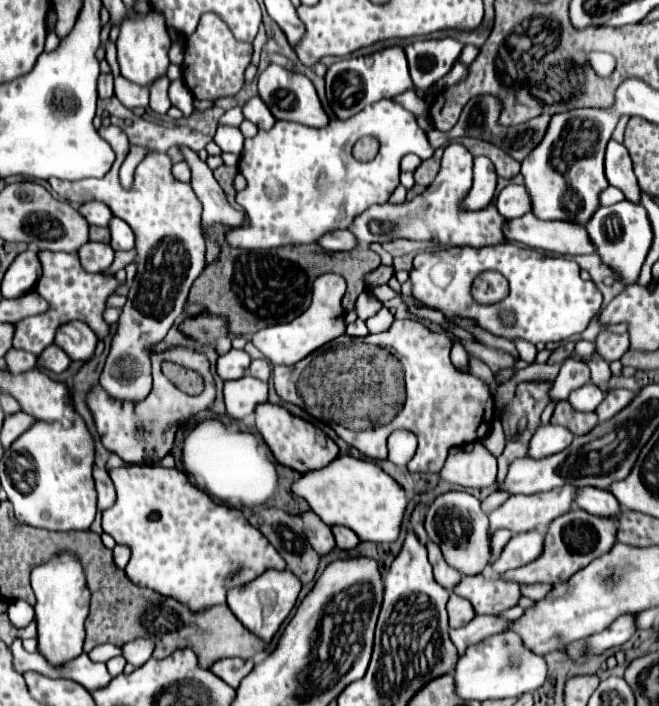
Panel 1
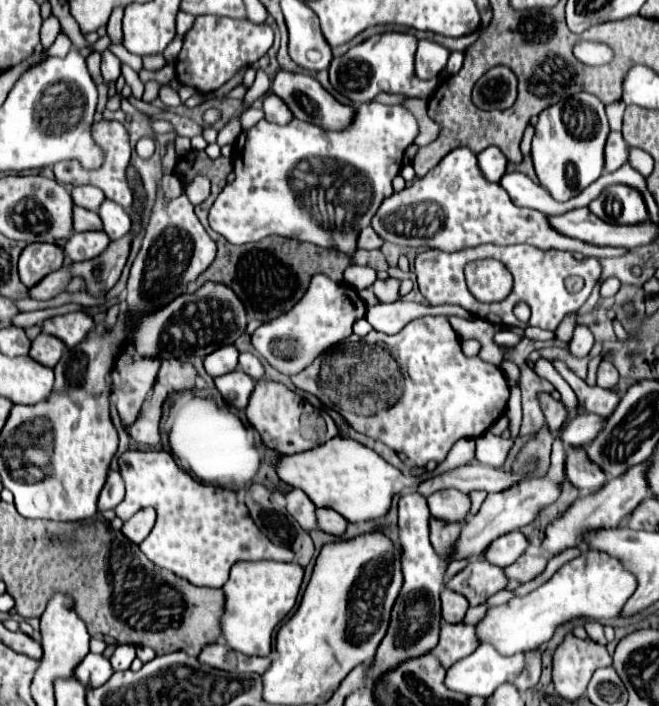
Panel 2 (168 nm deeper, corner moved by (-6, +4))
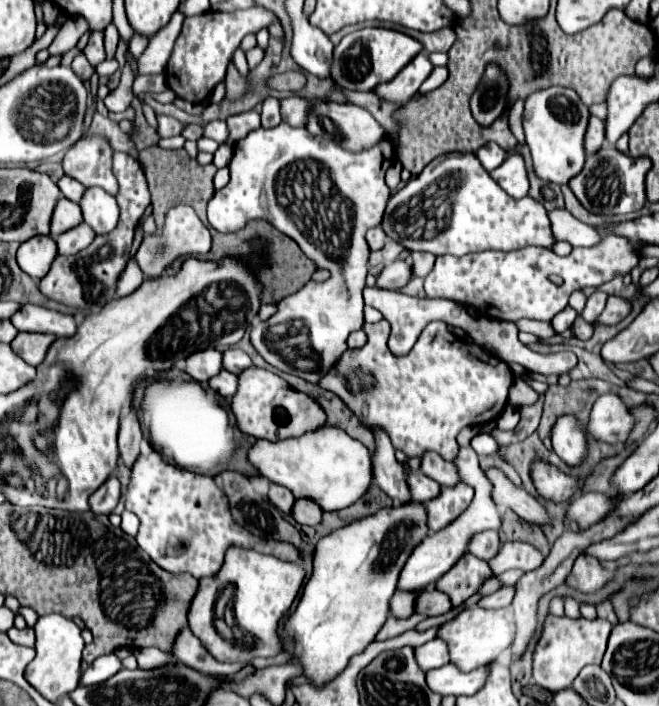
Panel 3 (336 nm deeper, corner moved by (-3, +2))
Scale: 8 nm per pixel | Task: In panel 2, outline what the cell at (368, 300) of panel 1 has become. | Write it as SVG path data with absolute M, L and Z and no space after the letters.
M389 277L385 281L375 281L373 291L381 303L393 303L399 299L399 285L401 285L399 279Z

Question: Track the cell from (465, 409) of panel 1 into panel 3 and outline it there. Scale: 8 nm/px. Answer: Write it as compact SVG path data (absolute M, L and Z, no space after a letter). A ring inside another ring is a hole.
M366 323L364 331L368 340L358 349L358 353L374 353L372 357L378 357L380 361L372 363L378 365L366 365L364 359L364 365L358 365L354 371L344 371L341 375L328 371L318 385L339 396L366 427L386 431L392 445L404 451L406 457L422 457L428 451L436 451L442 459L454 461L460 449L456 435L464 427L484 425L498 419L506 407L508 389L514 383L514 373L510 367L500 357L490 355L484 347L466 343L458 335L450 333L446 323L428 323L412 351L400 357L388 349L390 323ZM366 371L372 373L374 379ZM370 385L374 387L366 389Z

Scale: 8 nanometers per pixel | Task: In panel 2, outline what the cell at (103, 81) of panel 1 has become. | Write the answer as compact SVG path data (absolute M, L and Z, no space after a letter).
M105 49L101 53L101 73L103 73L103 79L107 83L121 75L121 61L109 49Z

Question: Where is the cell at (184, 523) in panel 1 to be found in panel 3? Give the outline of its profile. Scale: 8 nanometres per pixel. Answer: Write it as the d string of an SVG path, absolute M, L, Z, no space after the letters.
M156 451L146 457L140 455L134 461L130 469L130 483L124 489L124 507L140 517L140 531L136 537L140 549L146 551L158 567L174 575L190 573L196 579L216 575L224 563L228 547L254 549L282 561L296 561L300 555L290 543L264 541L250 535L234 521L228 499L212 477L182 471L180 467L166 463Z

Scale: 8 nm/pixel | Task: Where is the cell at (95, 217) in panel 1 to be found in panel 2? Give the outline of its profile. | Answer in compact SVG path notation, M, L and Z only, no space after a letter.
M79 185L79 187L73 187L71 189L71 197L73 197L73 203L79 205L79 207L85 207L89 211L97 211L99 205L103 203L105 195L101 193L101 189L93 187L93 185Z

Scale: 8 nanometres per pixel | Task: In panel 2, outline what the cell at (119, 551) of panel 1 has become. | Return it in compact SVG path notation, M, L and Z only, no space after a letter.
M147 507L147 509L141 509L139 513L135 513L129 521L125 521L123 525L123 533L125 537L129 537L133 543L141 543L153 529L155 525L155 509Z

